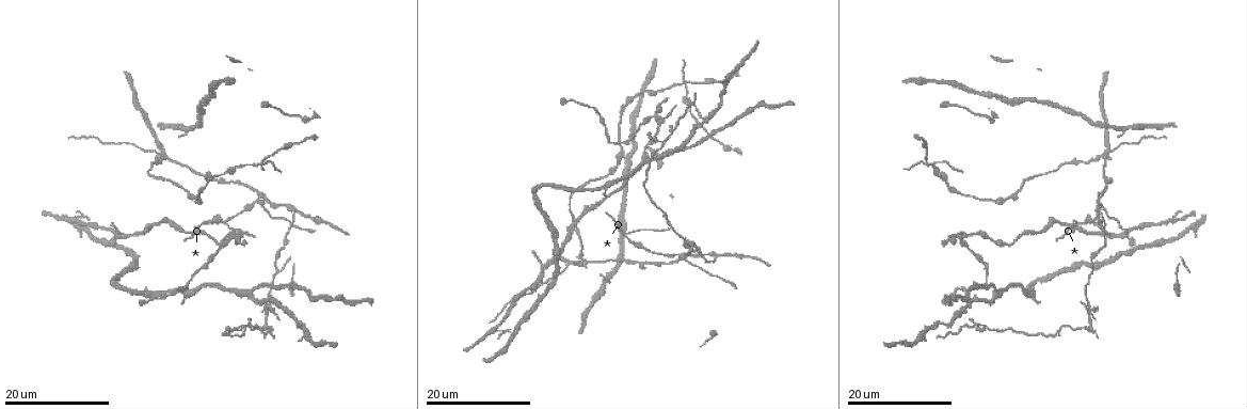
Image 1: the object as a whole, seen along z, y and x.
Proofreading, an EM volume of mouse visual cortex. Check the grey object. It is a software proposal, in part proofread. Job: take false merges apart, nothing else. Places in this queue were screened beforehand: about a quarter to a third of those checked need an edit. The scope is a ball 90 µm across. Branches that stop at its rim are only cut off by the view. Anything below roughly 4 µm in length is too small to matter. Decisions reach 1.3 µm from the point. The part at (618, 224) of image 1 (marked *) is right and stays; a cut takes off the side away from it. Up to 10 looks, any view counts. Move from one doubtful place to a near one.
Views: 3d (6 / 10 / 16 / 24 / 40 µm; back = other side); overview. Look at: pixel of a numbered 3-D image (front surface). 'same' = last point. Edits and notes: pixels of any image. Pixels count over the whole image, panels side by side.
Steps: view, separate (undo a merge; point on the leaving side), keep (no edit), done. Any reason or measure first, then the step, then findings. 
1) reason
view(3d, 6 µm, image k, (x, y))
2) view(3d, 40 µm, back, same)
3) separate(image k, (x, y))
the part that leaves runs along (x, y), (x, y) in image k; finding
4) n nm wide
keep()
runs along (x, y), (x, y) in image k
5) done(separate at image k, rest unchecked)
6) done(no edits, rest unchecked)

view(3d, 24 µm, image 1, (647, 248))

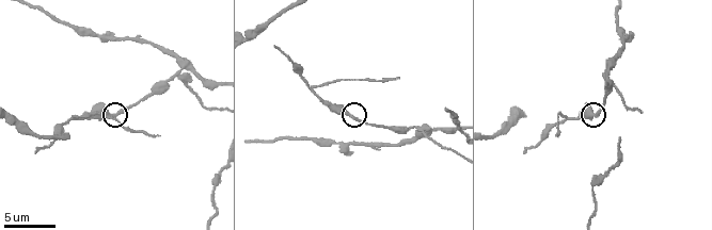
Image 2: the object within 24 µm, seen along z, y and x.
zoom in
view(3d, 6 µm, image 2, (115, 115))

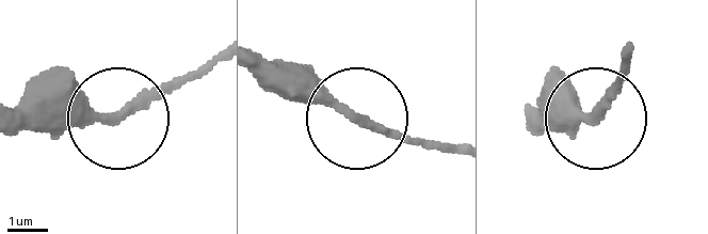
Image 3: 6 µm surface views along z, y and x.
keep()
runs along (533, 126), (594, 123), (628, 68) in image 3; continuous, no second cell

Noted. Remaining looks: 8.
arms part here
view(3d, 24 µm, image 1, (296, 210))

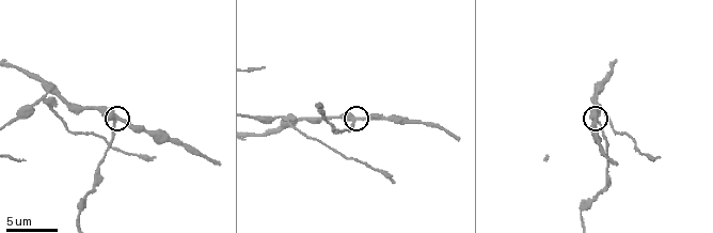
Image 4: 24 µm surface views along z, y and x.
closer look
view(3d, 6 µm, image 4, (115, 118))

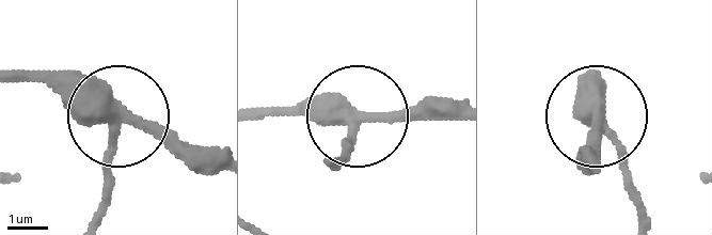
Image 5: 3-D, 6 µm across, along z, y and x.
270 nm wide
separate(image 5, (109, 183))
the part that leaves runs along (112, 132), (112, 181), (95, 210) in image 5; two cells meet here

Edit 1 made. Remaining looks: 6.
view(overview)

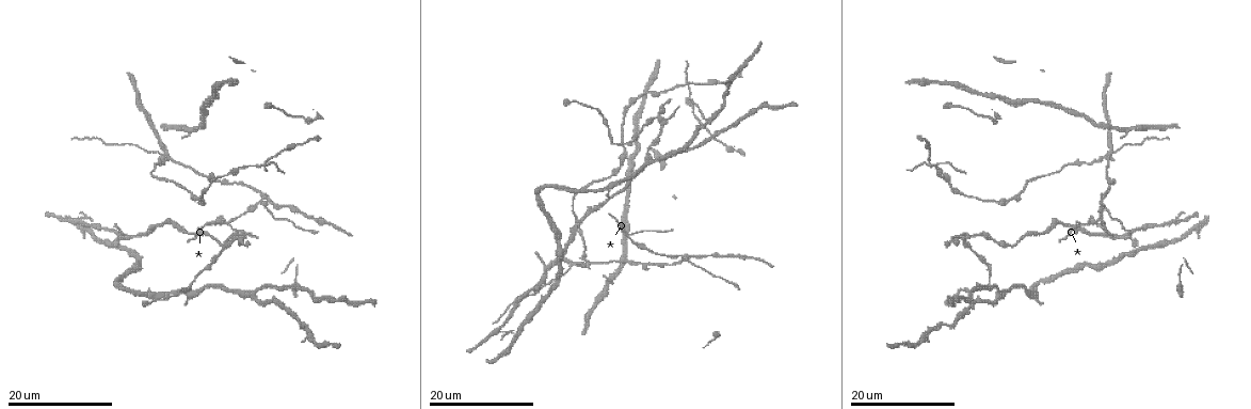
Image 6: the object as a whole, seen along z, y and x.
arms part here
view(3d, 24 µm, image 6, (630, 234))

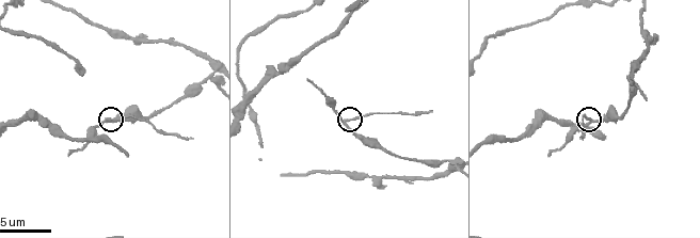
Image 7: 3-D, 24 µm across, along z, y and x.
view(3d, 6 µm, image 7, (343, 122))

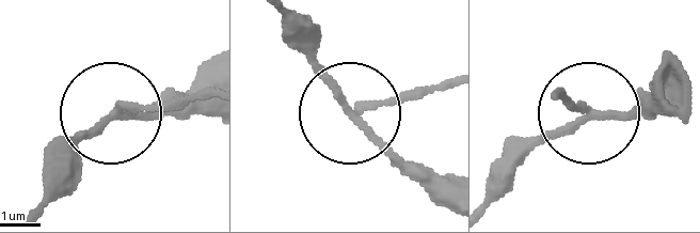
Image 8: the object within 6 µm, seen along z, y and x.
3 arms
keep()
runs along (67, 168), (75, 144), (108, 113), (210, 101) in image 8; all the same cell

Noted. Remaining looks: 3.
three-way junction
view(3d, 10 µm, image 7, (633, 82))

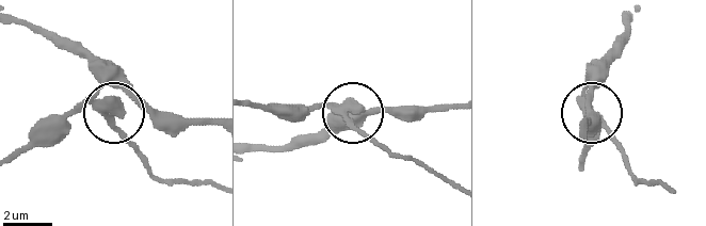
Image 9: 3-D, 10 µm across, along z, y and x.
290 nm wide
separate(image 9, (114, 125))
a second cell is stuck on

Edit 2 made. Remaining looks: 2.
view(3d, 16 µm, image 4, (159, 143))

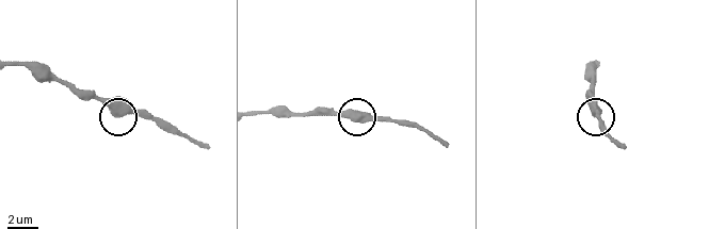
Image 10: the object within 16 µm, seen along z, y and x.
580 nm wide
keep()
runs along (16, 61), (38, 62), (96, 95), (118, 116), (160, 117) in image 10; continuous, no second cell

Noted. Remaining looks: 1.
done(separate at image 5, separate at image 9, rest unchecked)

